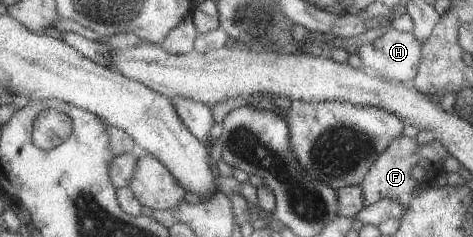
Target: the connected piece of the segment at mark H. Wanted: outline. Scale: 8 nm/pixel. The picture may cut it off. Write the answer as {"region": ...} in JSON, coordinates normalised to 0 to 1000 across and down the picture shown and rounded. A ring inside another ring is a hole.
{"region":[[[820,114],[803,156],[782,181],[765,181],[751,224],[759,232],[763,266],[791,300],[801,329],[865,354],[886,270],[890,181],[869,131],[848,135]]]}

